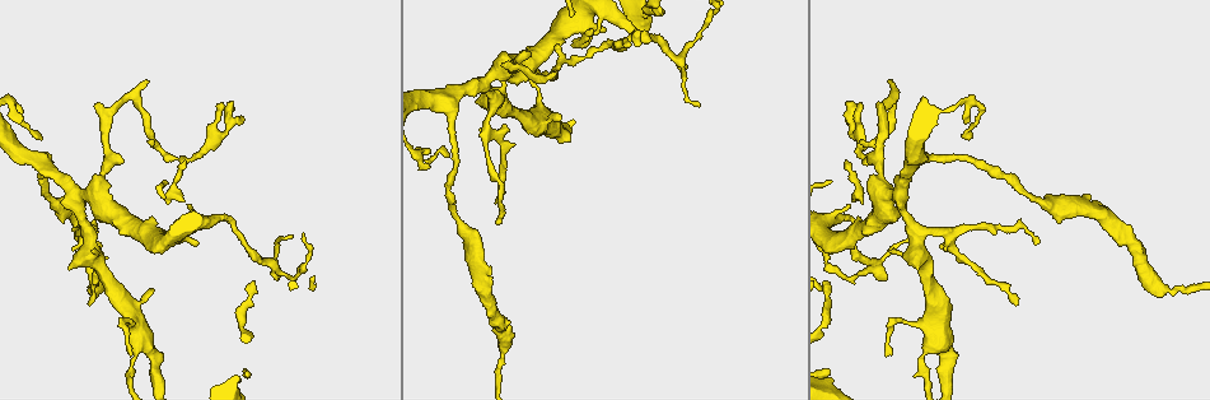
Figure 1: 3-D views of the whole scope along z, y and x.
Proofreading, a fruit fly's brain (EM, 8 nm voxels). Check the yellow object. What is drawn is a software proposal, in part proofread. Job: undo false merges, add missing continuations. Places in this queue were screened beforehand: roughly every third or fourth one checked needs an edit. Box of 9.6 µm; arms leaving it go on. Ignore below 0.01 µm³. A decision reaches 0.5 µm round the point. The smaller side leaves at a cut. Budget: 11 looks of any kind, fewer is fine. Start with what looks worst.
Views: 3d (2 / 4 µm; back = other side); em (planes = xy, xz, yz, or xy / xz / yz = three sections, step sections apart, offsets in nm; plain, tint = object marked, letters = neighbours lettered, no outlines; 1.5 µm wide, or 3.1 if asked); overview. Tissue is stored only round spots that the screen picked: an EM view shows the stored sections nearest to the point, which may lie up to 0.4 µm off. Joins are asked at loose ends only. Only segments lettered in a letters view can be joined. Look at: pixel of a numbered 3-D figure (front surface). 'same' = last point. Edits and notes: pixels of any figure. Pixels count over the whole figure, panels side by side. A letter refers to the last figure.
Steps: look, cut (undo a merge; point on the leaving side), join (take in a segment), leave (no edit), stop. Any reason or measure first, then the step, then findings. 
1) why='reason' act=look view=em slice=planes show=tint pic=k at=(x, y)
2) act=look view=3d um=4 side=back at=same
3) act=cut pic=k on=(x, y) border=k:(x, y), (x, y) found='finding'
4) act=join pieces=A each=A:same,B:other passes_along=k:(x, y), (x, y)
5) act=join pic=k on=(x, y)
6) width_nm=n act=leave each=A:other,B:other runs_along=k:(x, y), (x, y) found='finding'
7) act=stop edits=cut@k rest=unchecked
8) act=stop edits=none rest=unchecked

act=look view=3d um=4 pic=1 at=(871, 164)

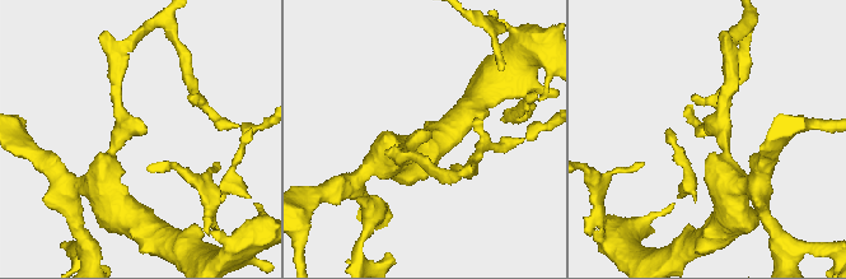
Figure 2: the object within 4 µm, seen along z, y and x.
arm_widths_nm=190,240 why='shape alone is not enough' act=look view=em slice=planes show=letters pic=2 at=(143, 129)

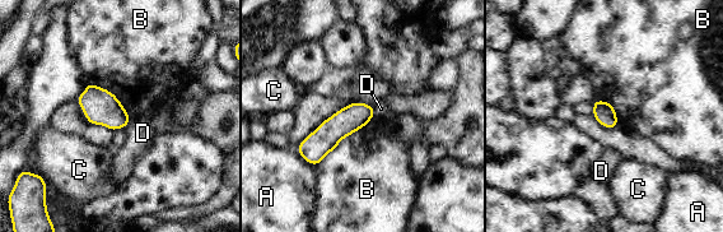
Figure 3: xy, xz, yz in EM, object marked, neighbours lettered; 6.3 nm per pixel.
act=leave each=A:other,B:other,C:other,D:other border=3:(374, 115), (346, 135), (316, 166) found='none of them fits'

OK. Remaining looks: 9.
why='free end' act=look view=3d um=4 pic=1 at=(700, 106)

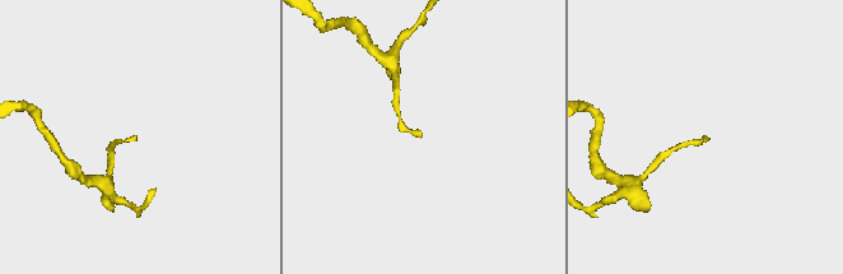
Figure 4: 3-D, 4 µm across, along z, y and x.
why='shape alone is not enough' act=look view=em slice=planes show=letters pic=4 at=(134, 139)

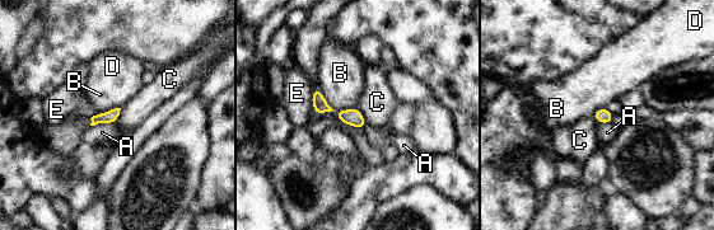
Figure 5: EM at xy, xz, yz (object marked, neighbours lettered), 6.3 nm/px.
width_nm=80 act=leave each=A:other,B:other,C:other,D:other,E:other runs_along=5:(316, 93), (328, 109), (362, 123) found='no lettered segment goes on from it'

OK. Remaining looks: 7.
why='tapers out' act=look view=em slice=planes show=letters pic=1 at=(553, 75)

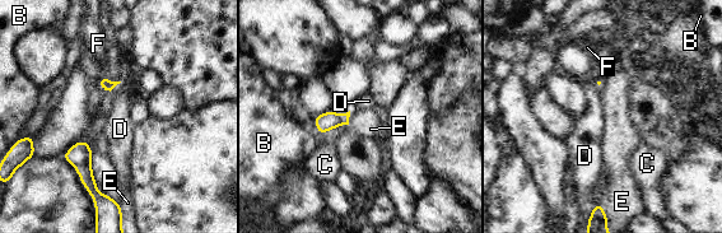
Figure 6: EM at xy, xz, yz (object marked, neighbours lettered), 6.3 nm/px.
act=leave each=B:other,C:other,D:other,E:other,F:other border=6:(350, 111), (348, 124) found='none of them fits'

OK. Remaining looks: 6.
why='branch stops here' act=look view=3d um=4 side=back pic=1 at=(1018, 302)

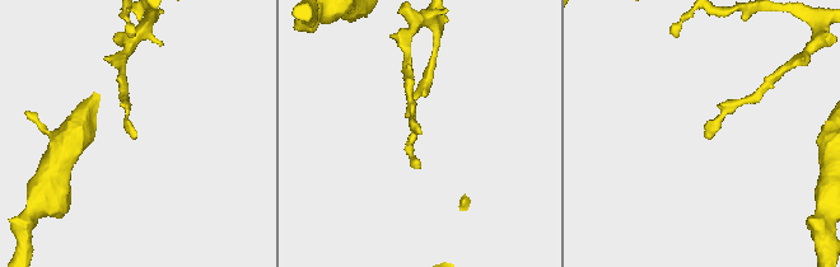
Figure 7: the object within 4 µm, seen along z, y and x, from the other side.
why='now the EM' act=look view=em slice=planes show=plain pic=7 at=(705, 137)

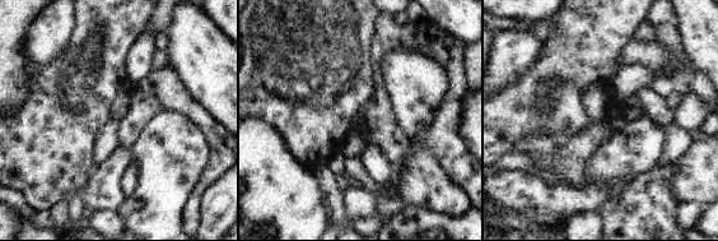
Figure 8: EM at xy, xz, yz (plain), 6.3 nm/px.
why='what lies round it' act=look view=em slice=planes show=letters at=same

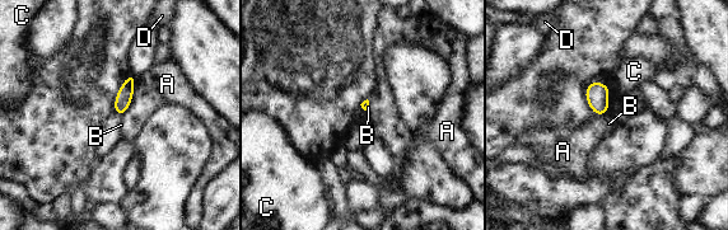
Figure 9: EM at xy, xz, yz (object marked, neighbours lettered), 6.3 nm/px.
longest_contact=A:170nm act=leave each=A:other,B:other,C:other,D:other border=9:(607, 112), (594, 114) found='none of them fits'

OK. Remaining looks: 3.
act=stop edits=none rest=unchecked

